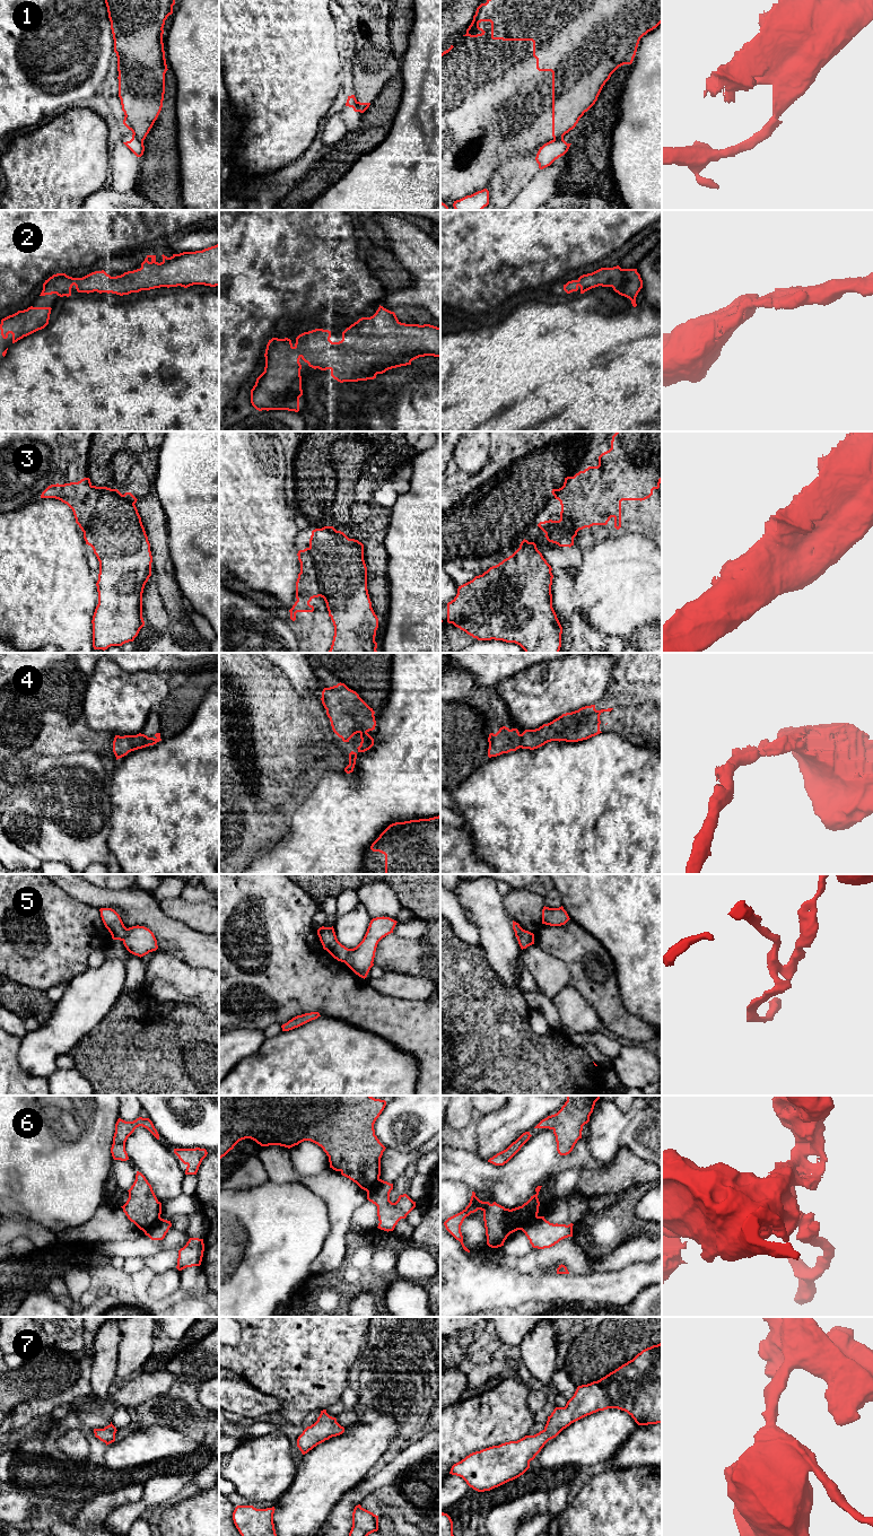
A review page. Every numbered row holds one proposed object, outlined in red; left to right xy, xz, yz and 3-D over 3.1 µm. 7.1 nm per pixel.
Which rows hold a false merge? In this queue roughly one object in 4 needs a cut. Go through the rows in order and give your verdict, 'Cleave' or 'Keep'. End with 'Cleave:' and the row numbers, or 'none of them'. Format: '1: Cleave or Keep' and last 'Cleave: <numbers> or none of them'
1: Cleave
2: Keep
3: Keep
4: Keep
5: Cleave
6: Cleave
7: Keep
Cleave: 1, 5, 6

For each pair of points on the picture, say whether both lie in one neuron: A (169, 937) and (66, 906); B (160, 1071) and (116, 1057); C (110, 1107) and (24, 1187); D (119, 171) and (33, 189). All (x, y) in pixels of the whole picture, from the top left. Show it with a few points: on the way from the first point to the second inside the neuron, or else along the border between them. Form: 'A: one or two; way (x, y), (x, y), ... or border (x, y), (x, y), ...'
A: two; border (73, 899), (98, 909)
B: one; way (149, 1071), (142, 1071), (128, 1061)
C: one; way (98, 1132), (52, 1178), (49, 1178)
D: two; border (111, 148), (111, 171), (108, 176)

